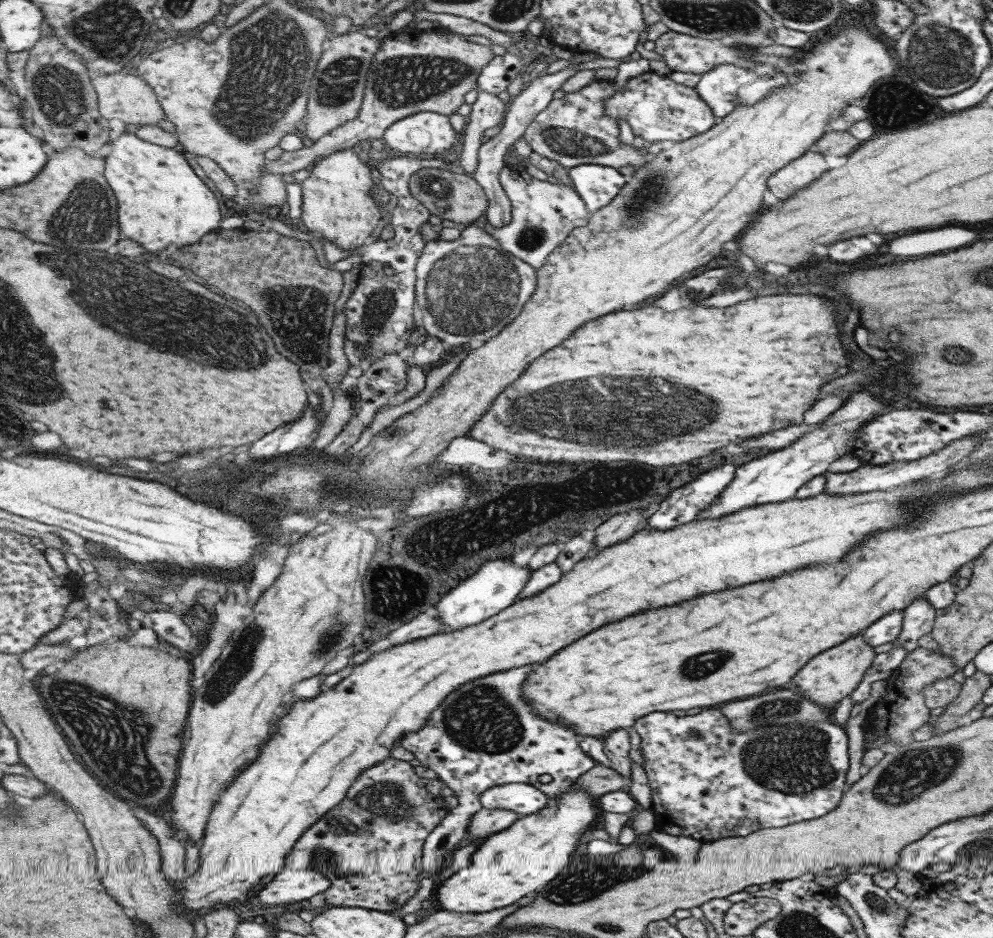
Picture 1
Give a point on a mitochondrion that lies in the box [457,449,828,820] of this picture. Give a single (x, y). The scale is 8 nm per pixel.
(785, 708)

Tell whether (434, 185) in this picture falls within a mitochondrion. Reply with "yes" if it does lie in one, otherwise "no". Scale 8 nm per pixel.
yes

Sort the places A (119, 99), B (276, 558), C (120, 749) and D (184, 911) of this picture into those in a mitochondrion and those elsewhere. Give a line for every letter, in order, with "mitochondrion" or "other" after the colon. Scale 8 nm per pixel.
A: other
B: other
C: mitochondrion
D: other

